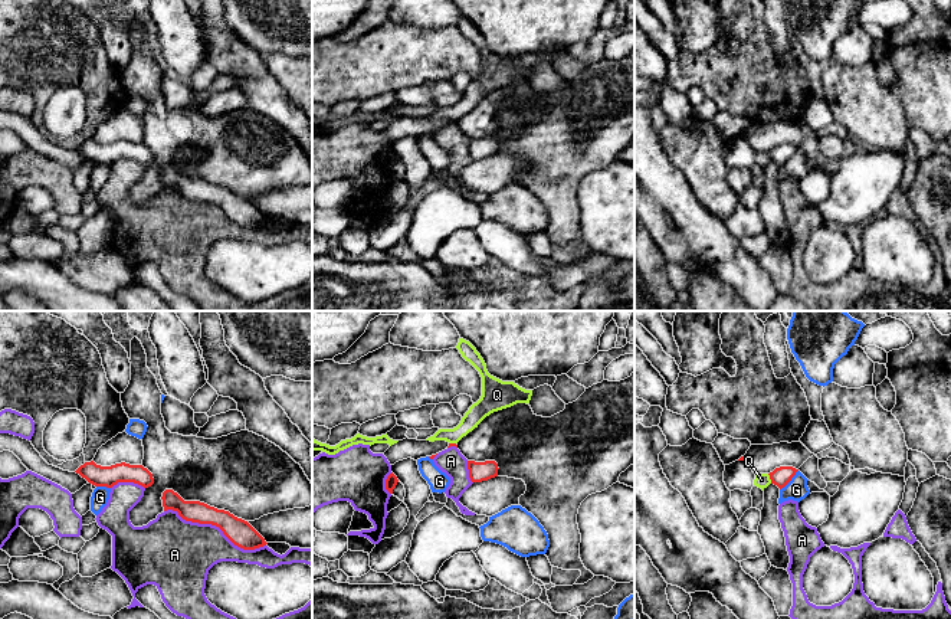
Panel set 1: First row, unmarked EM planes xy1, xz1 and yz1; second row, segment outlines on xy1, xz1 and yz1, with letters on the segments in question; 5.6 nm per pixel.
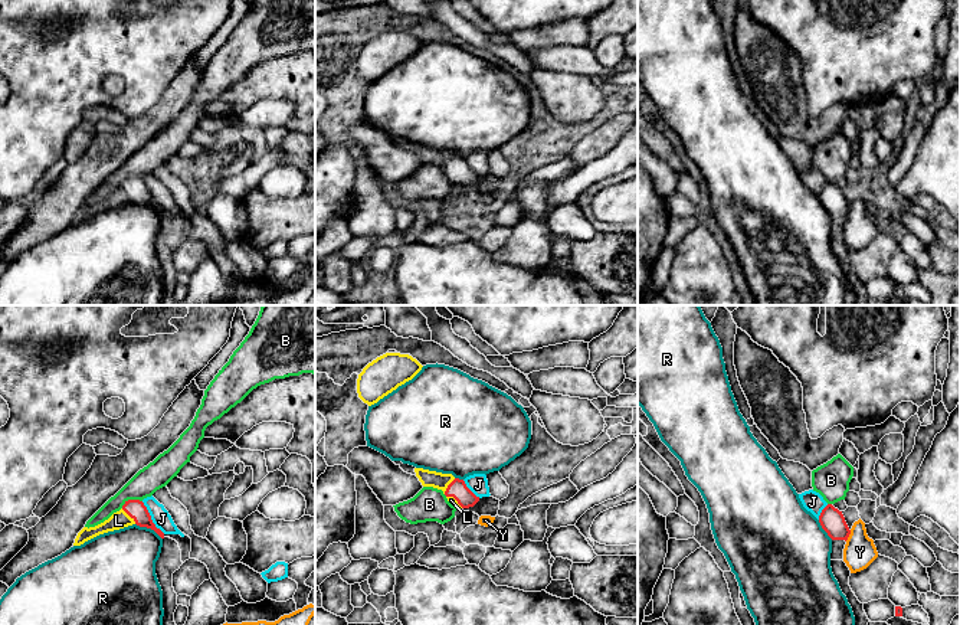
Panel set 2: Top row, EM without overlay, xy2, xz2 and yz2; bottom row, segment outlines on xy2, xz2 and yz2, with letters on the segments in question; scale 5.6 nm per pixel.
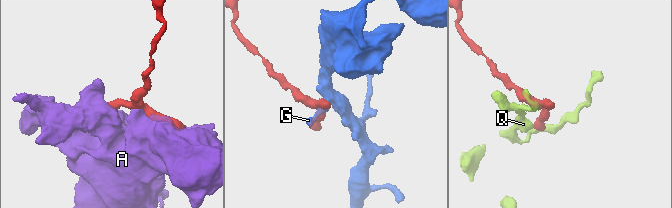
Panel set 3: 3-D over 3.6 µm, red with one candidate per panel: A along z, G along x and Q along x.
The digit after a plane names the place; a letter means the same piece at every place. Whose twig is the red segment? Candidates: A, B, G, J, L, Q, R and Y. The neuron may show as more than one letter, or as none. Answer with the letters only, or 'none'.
L

